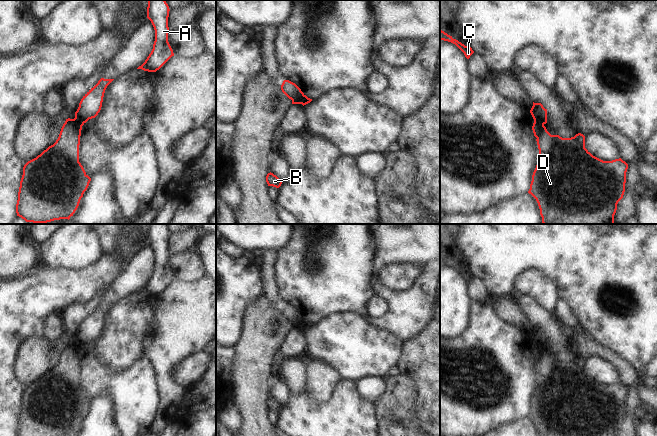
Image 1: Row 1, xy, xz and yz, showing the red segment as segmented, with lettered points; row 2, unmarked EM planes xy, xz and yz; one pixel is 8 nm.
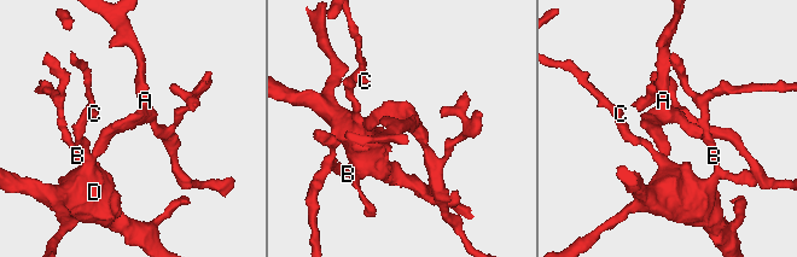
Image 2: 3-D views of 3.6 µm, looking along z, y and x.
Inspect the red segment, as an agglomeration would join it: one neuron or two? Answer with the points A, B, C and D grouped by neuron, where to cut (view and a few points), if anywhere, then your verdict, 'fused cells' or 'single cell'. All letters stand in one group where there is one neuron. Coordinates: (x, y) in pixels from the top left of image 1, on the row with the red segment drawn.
groups A / B C D; cut yz (534, 121), (543, 125); fused cells

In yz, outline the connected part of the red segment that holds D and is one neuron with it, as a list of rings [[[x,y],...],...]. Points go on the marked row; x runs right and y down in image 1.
[[[533,123],[532,130],[537,138],[539,159],[532,175],[528,191],[537,201],[543,224],[614,224],[618,202],[625,192],[628,164],[621,158],[603,161],[585,148],[585,136],[581,133],[571,138],[551,135],[544,125]]]

